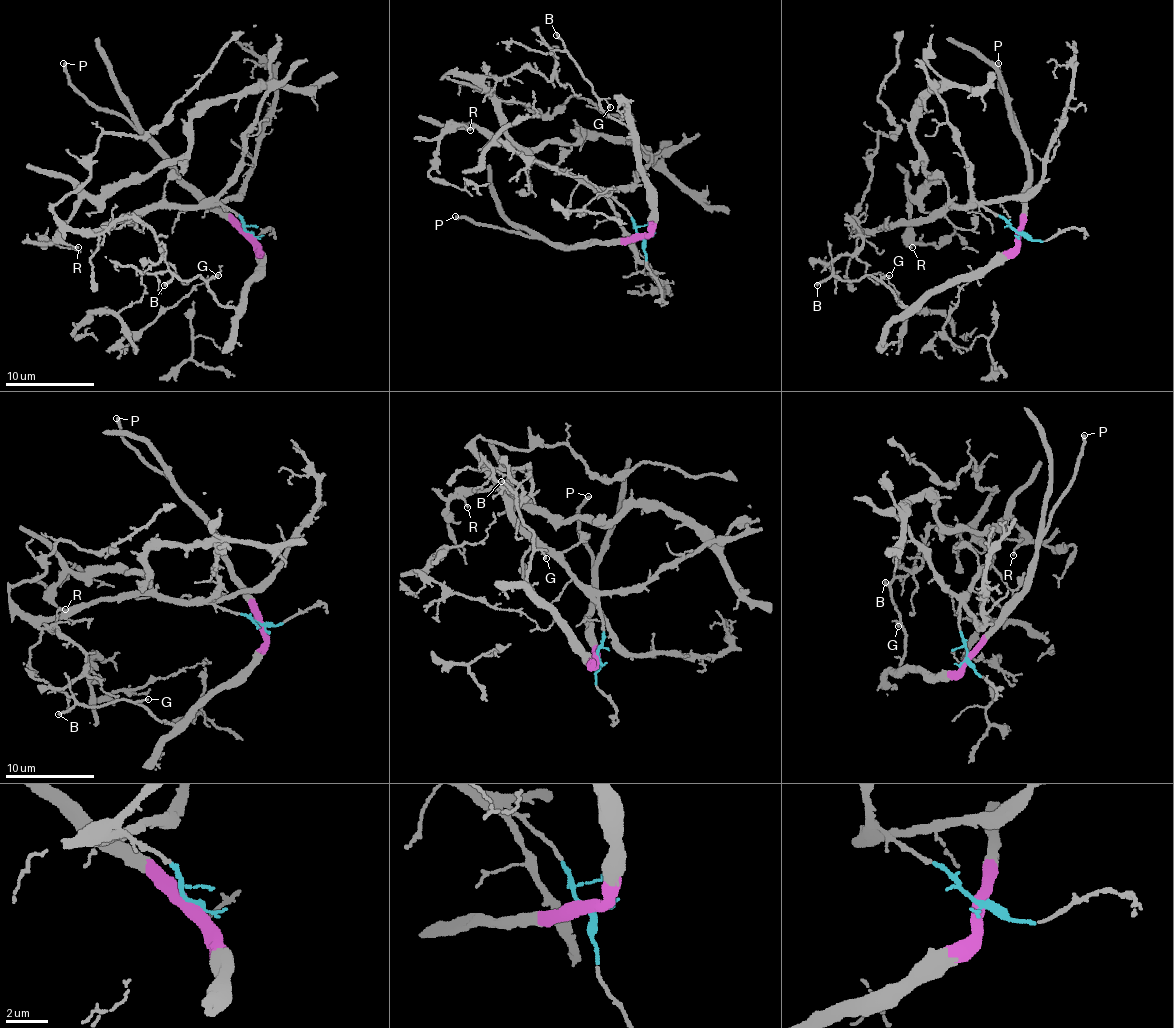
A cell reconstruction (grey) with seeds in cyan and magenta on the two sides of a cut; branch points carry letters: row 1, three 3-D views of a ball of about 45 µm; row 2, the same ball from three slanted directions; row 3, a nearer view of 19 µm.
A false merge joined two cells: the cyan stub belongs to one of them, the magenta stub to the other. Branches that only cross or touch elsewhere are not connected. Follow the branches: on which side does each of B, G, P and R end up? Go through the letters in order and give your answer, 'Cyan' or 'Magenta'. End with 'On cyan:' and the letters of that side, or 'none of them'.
B: Magenta
G: Magenta
P: Magenta
R: Cyan
On cyan: R

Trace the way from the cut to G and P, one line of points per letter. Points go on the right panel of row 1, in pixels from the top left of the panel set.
G: (1017, 235), (1013, 248), (993, 264), (930, 288), (910, 306), (901, 306), (881, 279), (890, 275)
P: (1017, 235), (1028, 154), (1008, 109), (997, 63)

